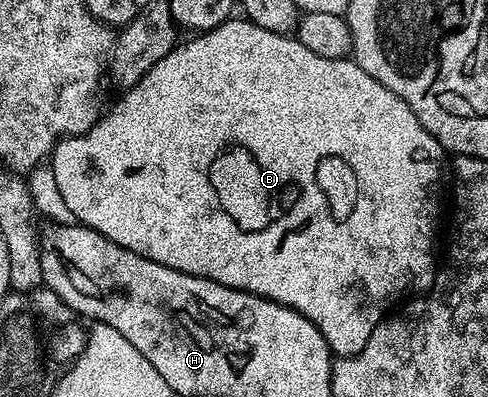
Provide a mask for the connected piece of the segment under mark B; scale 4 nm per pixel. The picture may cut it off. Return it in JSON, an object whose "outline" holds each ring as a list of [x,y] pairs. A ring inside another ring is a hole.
{"outline":[[[232,17],[227,22],[214,27],[213,30],[196,34],[188,39],[191,39],[188,43],[180,42],[172,47],[167,55],[162,55],[157,61],[157,65],[153,65],[153,69],[149,69],[149,73],[145,73],[145,77],[141,77],[141,81],[126,88],[122,92],[123,100],[104,119],[102,116],[84,135],[72,135],[62,140],[51,152],[49,166],[53,169],[53,177],[57,177],[57,186],[61,188],[61,197],[65,197],[65,205],[69,205],[69,213],[73,213],[75,220],[82,226],[91,227],[109,241],[113,241],[149,261],[157,261],[161,265],[177,269],[181,273],[189,273],[202,279],[212,279],[226,287],[247,291],[250,295],[259,295],[263,299],[271,299],[275,303],[293,308],[309,321],[313,321],[313,325],[317,325],[317,329],[325,337],[325,341],[336,356],[350,357],[361,353],[361,349],[365,349],[365,341],[369,341],[373,329],[381,320],[387,318],[392,308],[404,298],[402,295],[406,291],[426,293],[435,284],[437,274],[437,259],[435,263],[434,255],[435,230],[439,227],[439,182],[443,179],[443,158],[445,158],[443,146],[427,132],[425,125],[421,125],[421,121],[417,121],[417,113],[413,113],[413,109],[409,109],[409,105],[405,105],[405,101],[401,97],[397,97],[397,93],[393,93],[385,85],[381,85],[381,81],[369,77],[369,73],[365,73],[365,69],[358,67],[350,58],[319,57],[305,45],[299,43],[295,37],[269,33],[269,29],[261,29],[261,25],[253,25],[246,17]]]}

